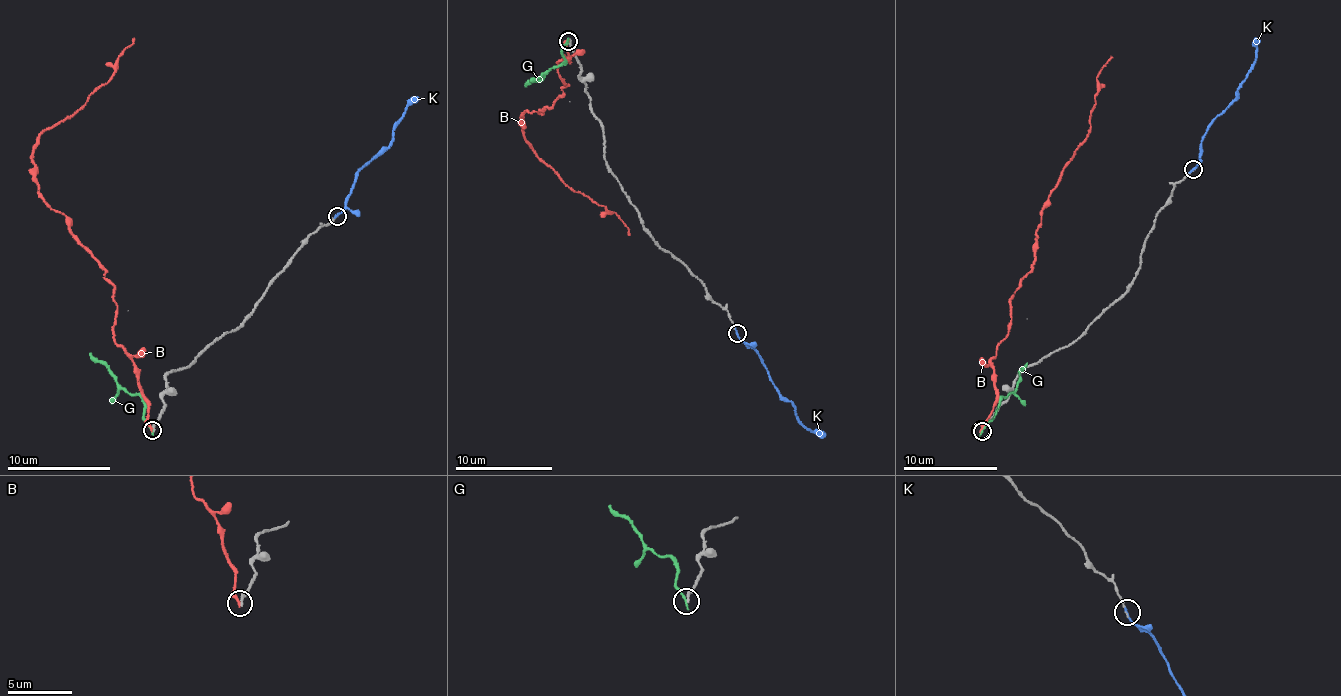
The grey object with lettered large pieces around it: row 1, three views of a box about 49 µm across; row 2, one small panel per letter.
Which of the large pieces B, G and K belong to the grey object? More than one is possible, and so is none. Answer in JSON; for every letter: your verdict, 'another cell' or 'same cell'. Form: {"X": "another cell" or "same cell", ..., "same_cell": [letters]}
{"B": "another cell", "G": "another cell", "K": "same cell", "same_cell": ["K"]}

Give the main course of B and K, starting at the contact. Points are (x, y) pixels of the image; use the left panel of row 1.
B: (151, 429), (134, 361), (115, 341), (115, 285), (40, 193), (32, 153), (38, 135), (113, 75), (132, 40)
K: (337, 216), (345, 208), (354, 183), (367, 164), (390, 144), (394, 126), (418, 96)

